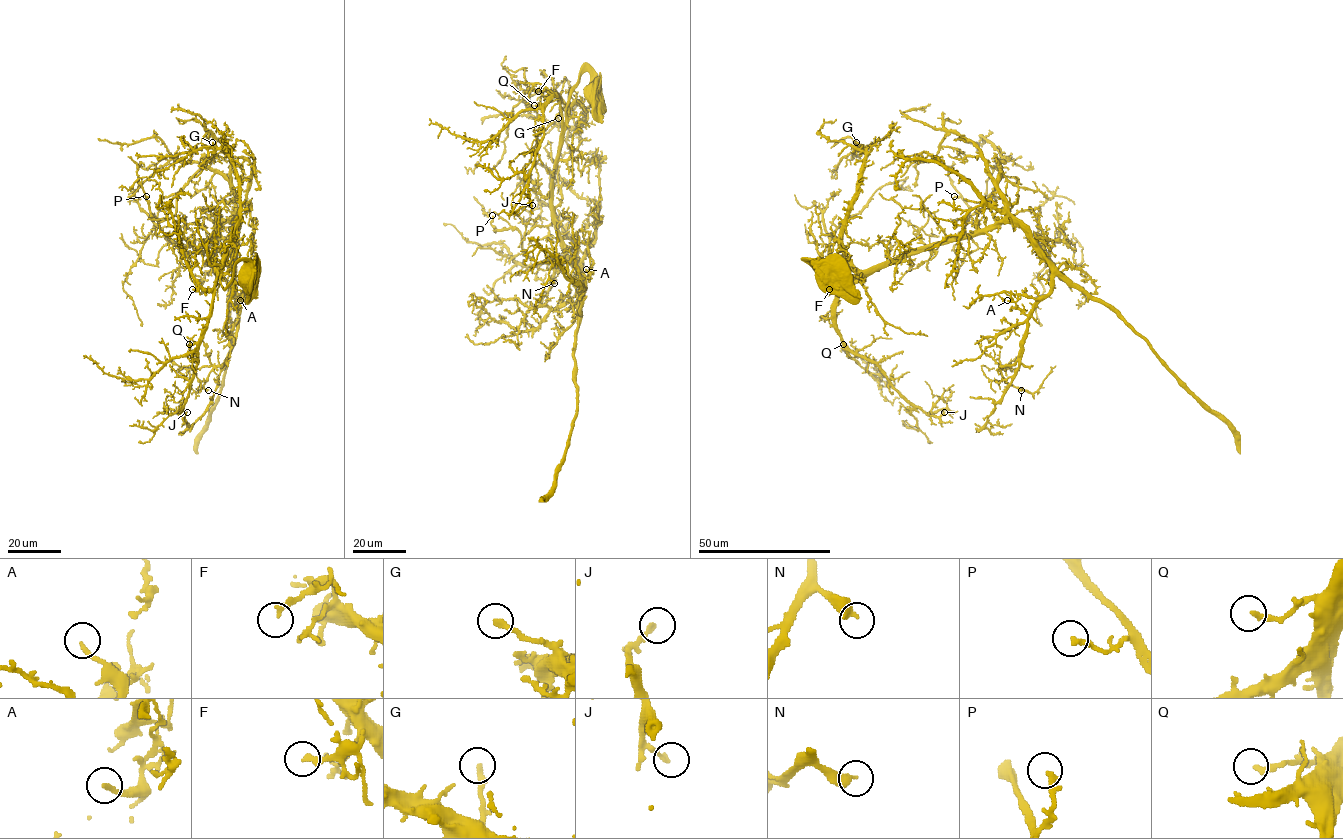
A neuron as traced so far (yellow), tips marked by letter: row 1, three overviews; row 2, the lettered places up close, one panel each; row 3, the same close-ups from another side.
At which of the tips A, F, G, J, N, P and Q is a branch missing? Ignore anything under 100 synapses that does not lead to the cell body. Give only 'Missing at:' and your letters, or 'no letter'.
Missing at: no letter

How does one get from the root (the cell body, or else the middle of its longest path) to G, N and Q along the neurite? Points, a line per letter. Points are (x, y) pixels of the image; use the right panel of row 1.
G: (831, 275), (809, 260), (832, 288), (840, 288), (855, 274), (842, 235), (865, 158), (865, 148), (856, 142)
N: (831, 275), (809, 260), (840, 288), (923, 248), (1021, 227), (1051, 271), (1017, 360), (1000, 366), (1021, 390)
Q: (831, 275), (809, 260), (832, 288), (861, 275), (837, 302), (835, 327), (843, 344)

